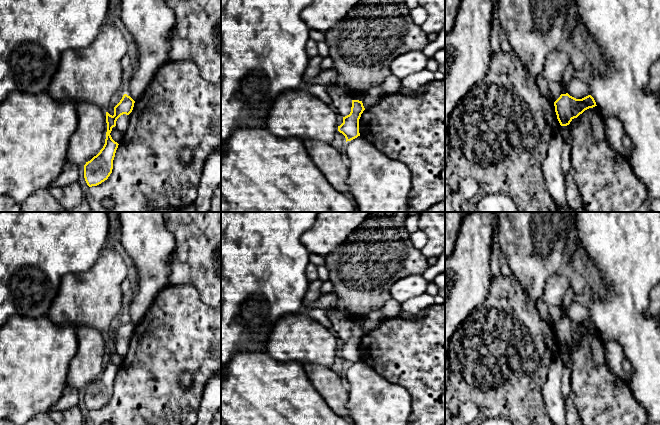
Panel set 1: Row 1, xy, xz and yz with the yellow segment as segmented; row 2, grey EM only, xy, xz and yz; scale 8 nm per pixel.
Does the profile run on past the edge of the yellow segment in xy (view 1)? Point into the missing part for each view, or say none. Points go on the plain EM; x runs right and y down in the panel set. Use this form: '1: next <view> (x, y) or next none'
1: next none

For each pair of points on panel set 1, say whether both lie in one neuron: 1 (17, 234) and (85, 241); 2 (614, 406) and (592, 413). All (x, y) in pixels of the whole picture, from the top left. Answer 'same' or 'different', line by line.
1: same
2: same

